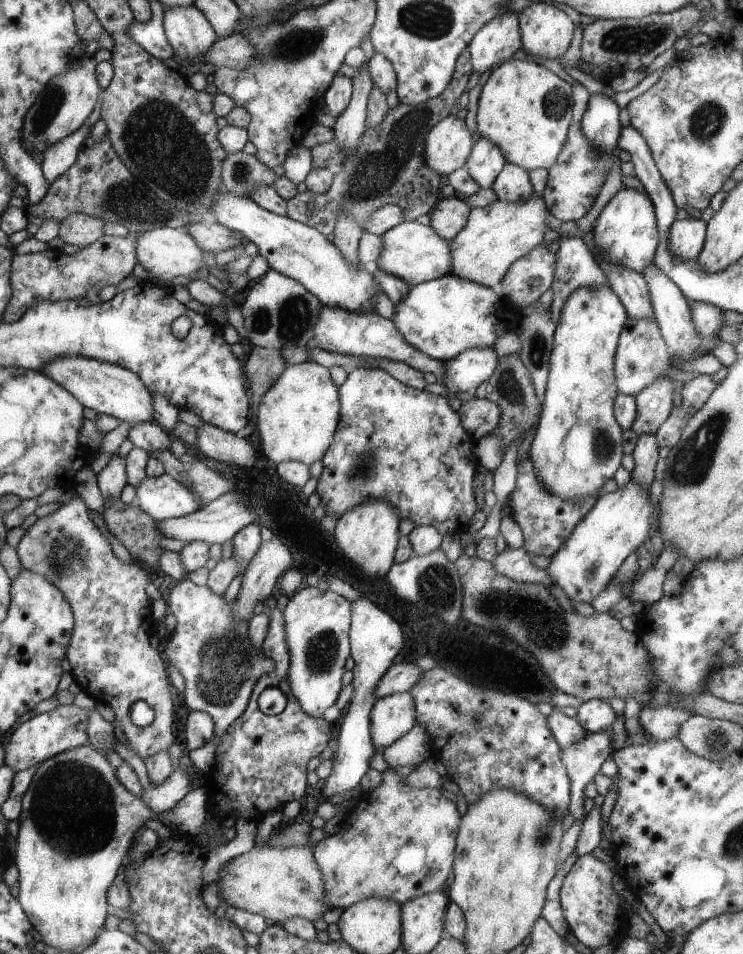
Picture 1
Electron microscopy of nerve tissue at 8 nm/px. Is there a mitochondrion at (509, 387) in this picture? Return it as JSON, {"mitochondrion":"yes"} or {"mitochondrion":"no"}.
{"mitochondrion":"yes"}

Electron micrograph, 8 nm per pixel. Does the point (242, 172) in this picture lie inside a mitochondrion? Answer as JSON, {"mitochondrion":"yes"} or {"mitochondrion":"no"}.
{"mitochondrion":"yes"}

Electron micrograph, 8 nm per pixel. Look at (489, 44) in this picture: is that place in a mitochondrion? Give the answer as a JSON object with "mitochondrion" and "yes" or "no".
{"mitochondrion":"no"}

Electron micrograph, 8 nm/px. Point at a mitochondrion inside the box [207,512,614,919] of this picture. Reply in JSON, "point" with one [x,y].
{"point":[436,588]}

